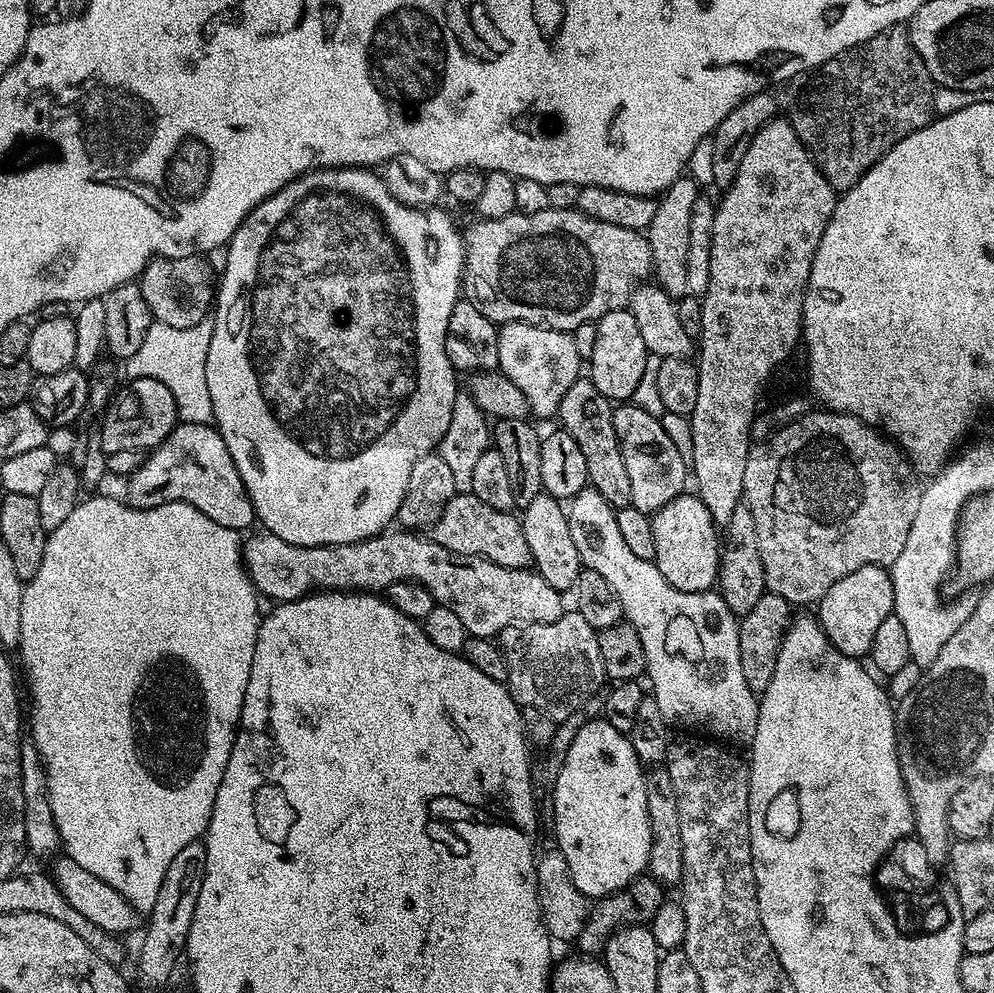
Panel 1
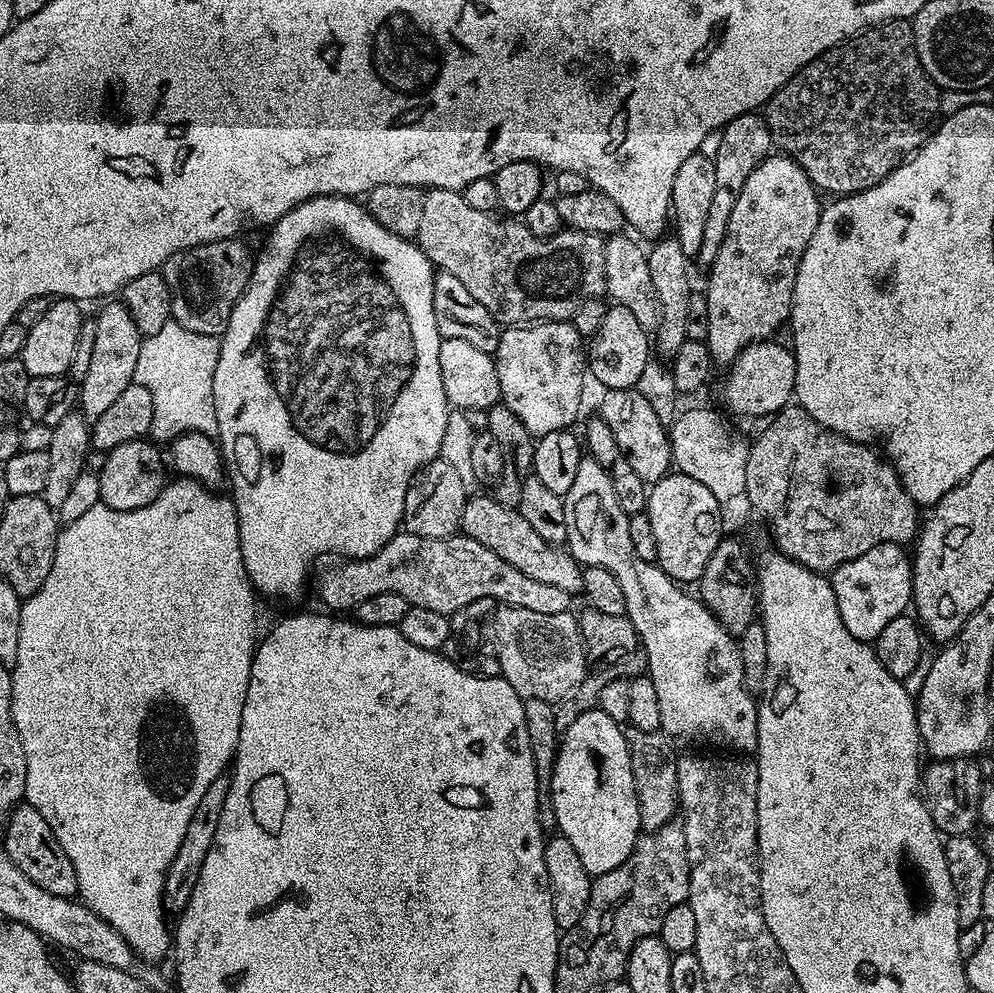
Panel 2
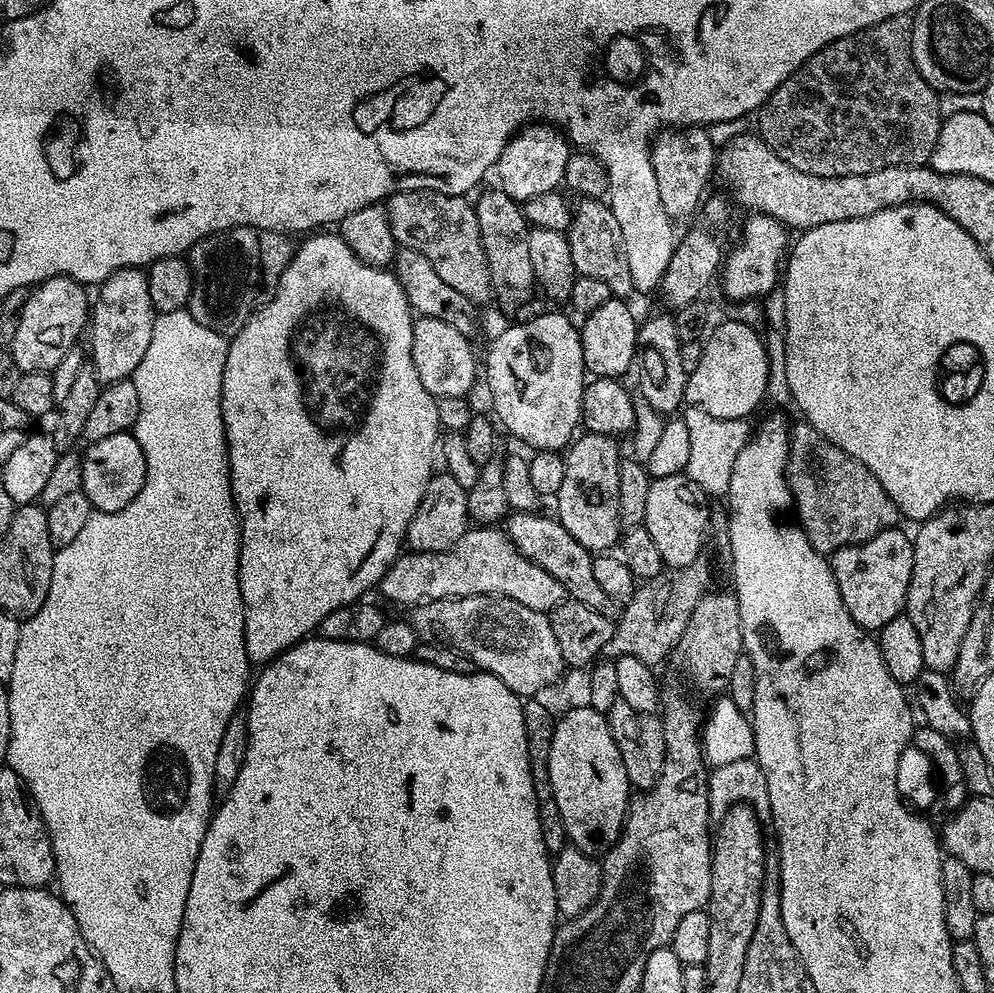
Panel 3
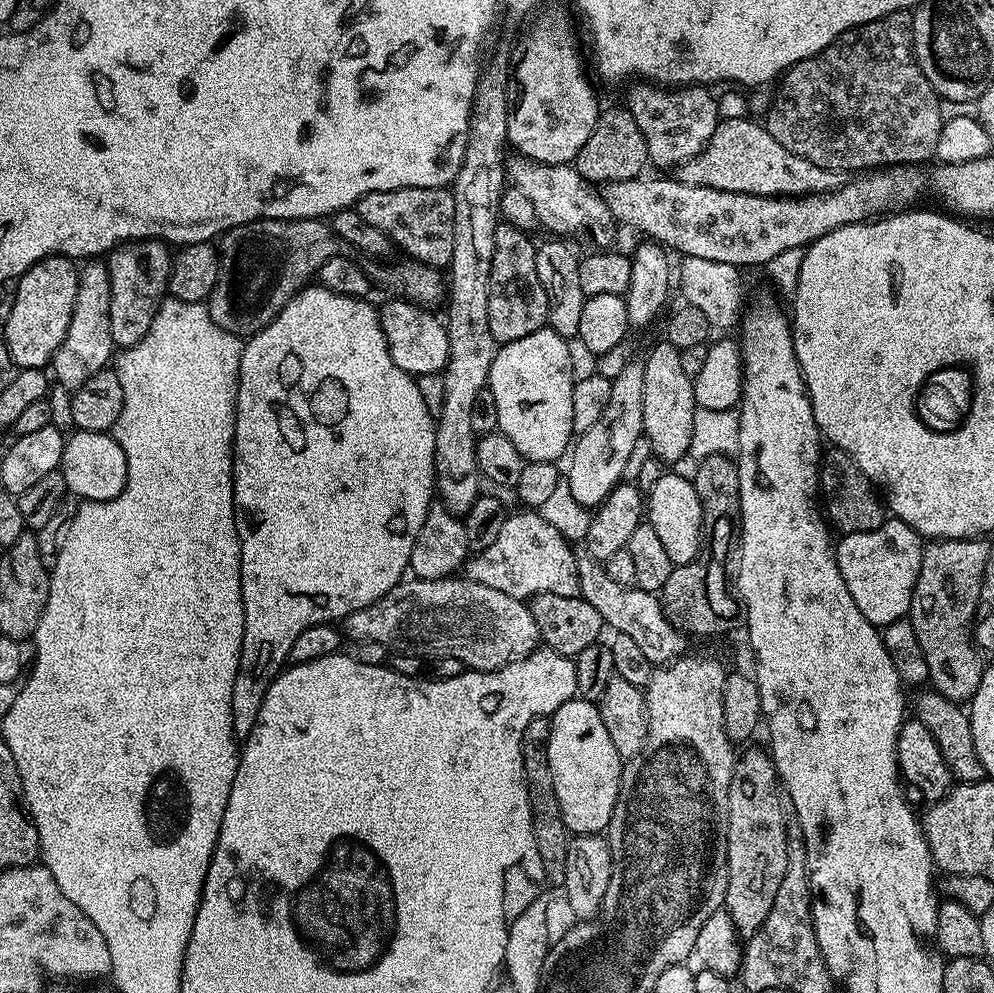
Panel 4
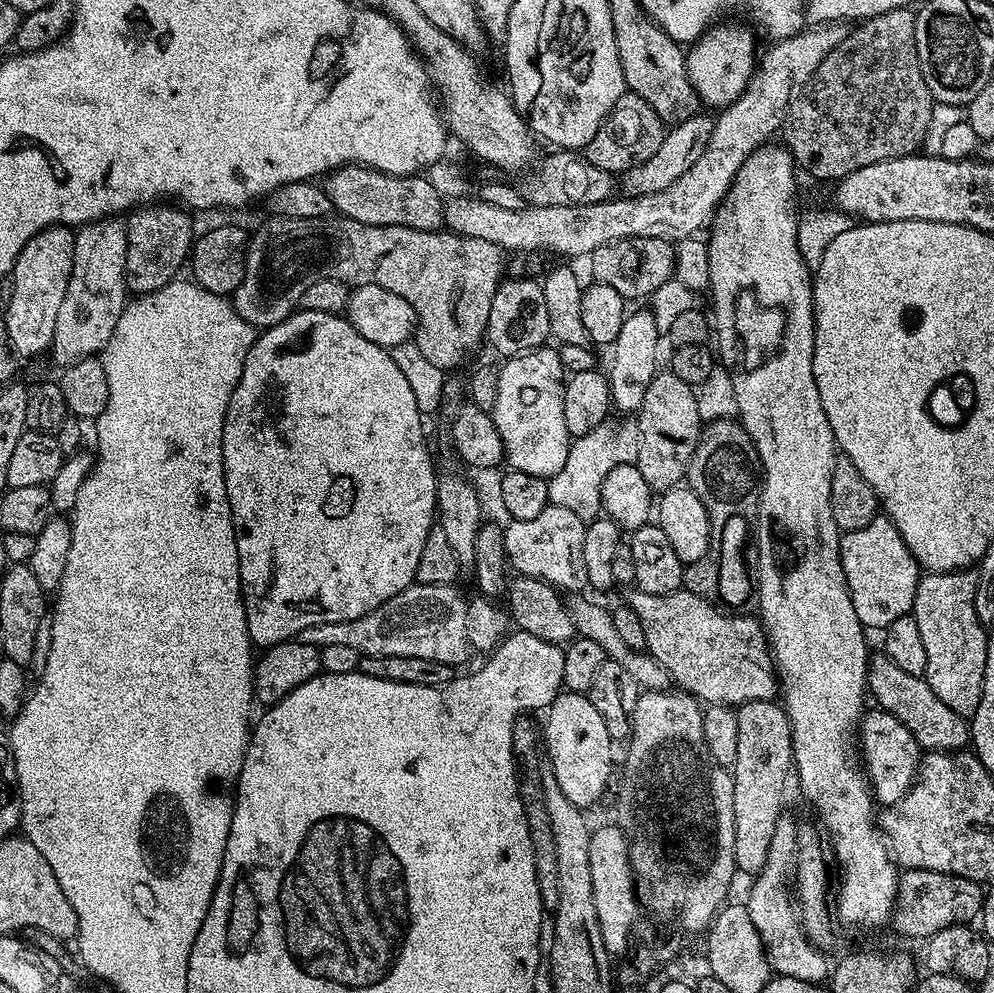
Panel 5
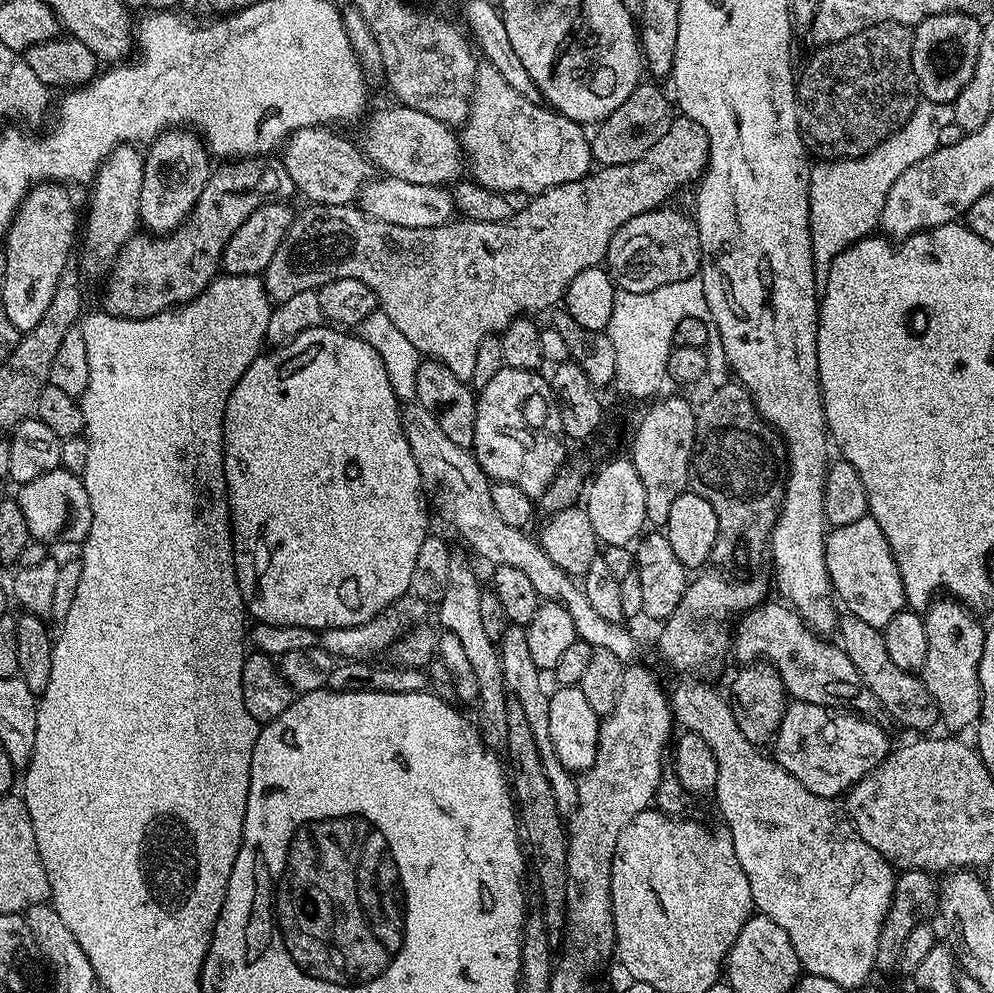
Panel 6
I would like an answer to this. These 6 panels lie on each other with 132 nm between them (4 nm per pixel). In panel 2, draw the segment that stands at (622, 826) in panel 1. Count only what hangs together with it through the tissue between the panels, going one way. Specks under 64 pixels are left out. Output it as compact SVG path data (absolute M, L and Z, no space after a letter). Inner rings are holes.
M594 707L579 714L574 724L562 733L556 753L556 767L552 769L552 809L556 815L559 835L564 836L578 853L582 866L595 878L622 866L630 858L642 835L638 818L638 798L634 790L634 774L630 766L625 729L610 714Z

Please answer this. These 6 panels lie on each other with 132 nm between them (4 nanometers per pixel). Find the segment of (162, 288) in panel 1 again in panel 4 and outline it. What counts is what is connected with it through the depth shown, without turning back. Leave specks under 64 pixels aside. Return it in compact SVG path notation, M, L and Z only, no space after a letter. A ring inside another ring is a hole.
M323 219L318 220L255 220L240 224L225 232L218 240L220 273L214 290L209 294L206 307L210 318L222 330L247 338L253 332L261 332L283 310L300 289L317 275L320 267L337 255L338 237Z

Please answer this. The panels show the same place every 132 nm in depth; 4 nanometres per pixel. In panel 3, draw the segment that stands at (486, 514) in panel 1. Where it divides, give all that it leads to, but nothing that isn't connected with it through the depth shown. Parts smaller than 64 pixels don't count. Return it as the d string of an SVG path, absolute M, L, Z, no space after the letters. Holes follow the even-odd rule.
M512 512L507 517L506 531L516 549L526 558L530 558L530 562L542 566L542 570L546 570L550 578L558 578L571 599L598 610L603 616L612 616L613 600L608 597L606 590L602 590L602 586L598 586L598 582L594 582L593 553L582 546L582 542L578 542L574 534L570 534L570 530L566 530L566 526L562 526L555 515L540 515L536 512Z

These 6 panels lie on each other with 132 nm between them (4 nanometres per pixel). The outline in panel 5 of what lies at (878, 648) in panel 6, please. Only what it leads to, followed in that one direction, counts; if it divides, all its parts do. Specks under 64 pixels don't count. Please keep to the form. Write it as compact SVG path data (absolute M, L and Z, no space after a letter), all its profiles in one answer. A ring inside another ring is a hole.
M876 650L868 658L868 690L877 705L884 711L894 714L910 734L919 742L921 749L930 752L955 752L963 749L970 740L970 724L965 717L957 716L934 690L930 690L923 676L911 676L906 670L894 666L890 658L882 650Z

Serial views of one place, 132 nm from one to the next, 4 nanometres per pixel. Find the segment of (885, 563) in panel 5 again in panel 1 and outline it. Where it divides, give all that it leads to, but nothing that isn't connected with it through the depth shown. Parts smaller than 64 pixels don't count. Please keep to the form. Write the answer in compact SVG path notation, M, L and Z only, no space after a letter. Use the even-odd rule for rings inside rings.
M871 564L862 566L862 570L854 570L854 574L846 574L846 578L834 582L834 586L826 590L826 594L818 602L818 609L820 608L818 619L826 638L830 638L830 642L842 655L864 658L872 651L874 630L878 630L878 626L882 626L882 622L886 622L886 618L893 615L893 606L894 582L891 571L888 568L879 568L876 564Z

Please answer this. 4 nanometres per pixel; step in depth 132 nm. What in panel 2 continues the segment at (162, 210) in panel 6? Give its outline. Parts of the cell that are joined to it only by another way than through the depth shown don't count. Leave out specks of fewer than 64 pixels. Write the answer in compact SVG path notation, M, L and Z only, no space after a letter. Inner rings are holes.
M108 302L104 306L94 316L94 350L90 353L86 378L78 388L78 404L104 404L107 410L122 395L122 390L135 381L142 337L123 302Z

